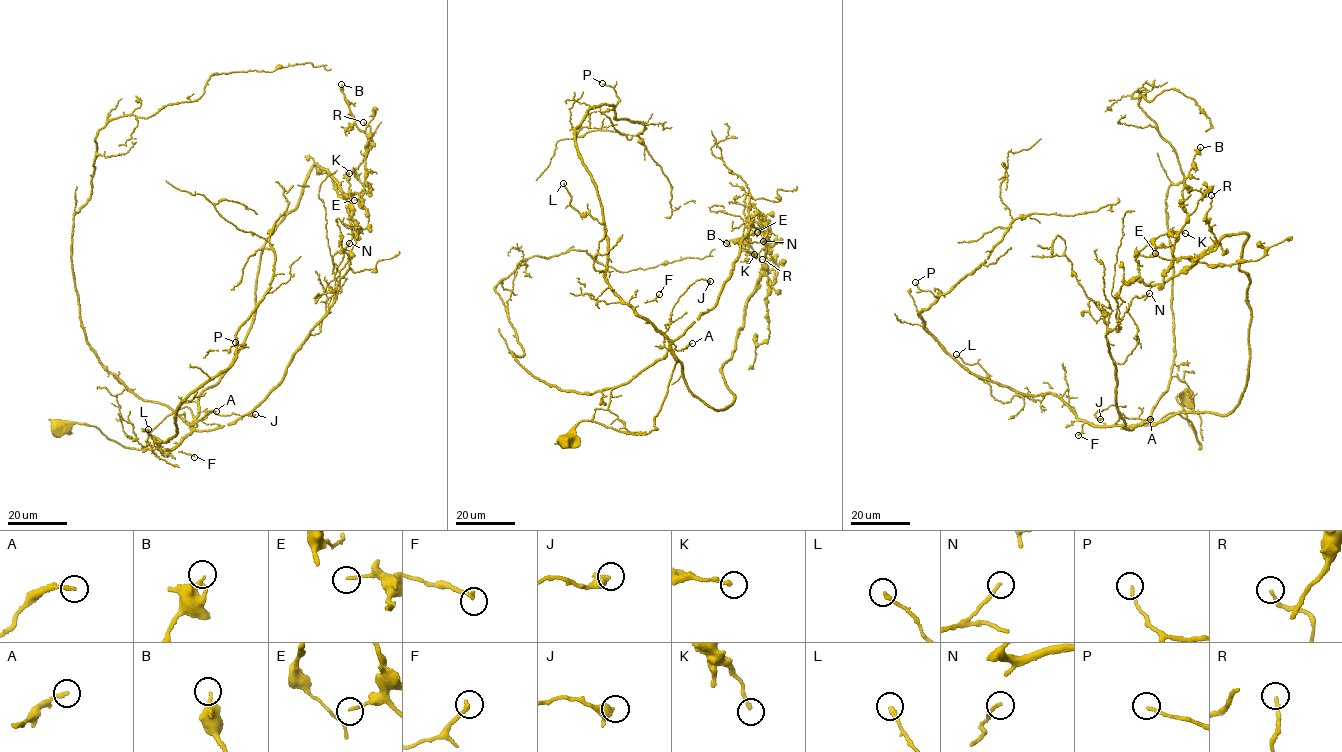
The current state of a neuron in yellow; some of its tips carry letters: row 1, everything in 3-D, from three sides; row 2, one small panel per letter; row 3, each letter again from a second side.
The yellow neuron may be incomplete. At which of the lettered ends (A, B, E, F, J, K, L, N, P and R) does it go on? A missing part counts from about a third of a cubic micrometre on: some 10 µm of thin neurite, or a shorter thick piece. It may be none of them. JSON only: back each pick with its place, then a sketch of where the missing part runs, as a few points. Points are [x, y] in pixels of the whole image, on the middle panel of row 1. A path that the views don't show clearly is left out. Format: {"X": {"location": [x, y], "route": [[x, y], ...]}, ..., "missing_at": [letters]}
{"J": {"location": [710, 281]}, "missing_at": ["J"]}

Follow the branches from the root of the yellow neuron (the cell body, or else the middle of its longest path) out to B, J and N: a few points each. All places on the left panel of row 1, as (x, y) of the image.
B: (59, 427), (140, 449), (195, 417), (309, 170), (364, 193), (368, 137), (341, 84)
J: (59, 427), (88, 424), (140, 449), (152, 429), (186, 406), (190, 425), (208, 411), (255, 414)
N: (59, 427), (140, 449), (195, 417), (314, 165), (360, 232), (339, 282), (349, 243)

